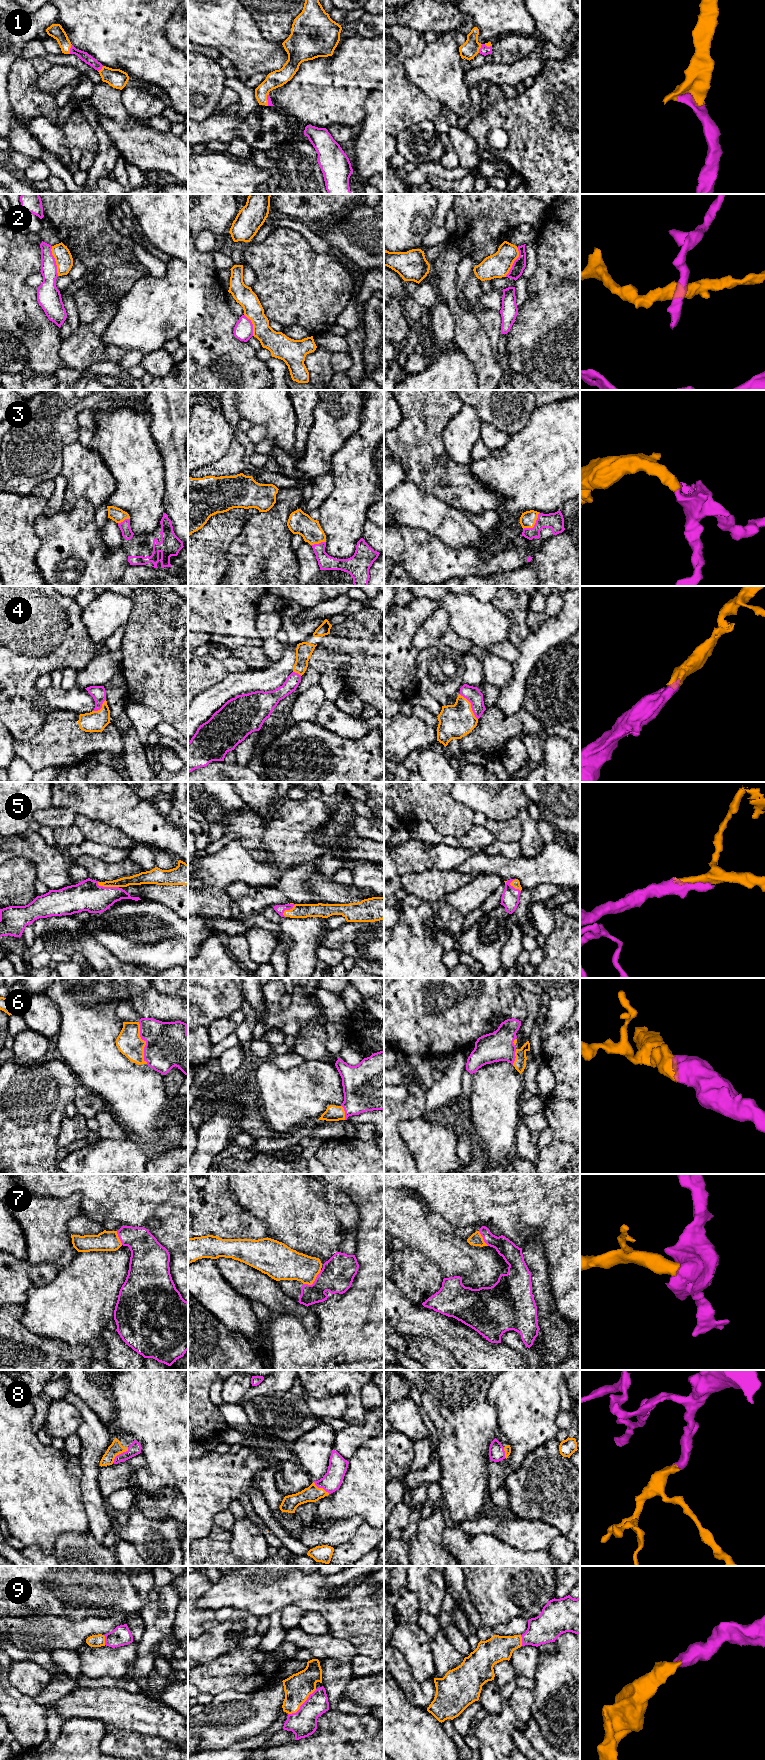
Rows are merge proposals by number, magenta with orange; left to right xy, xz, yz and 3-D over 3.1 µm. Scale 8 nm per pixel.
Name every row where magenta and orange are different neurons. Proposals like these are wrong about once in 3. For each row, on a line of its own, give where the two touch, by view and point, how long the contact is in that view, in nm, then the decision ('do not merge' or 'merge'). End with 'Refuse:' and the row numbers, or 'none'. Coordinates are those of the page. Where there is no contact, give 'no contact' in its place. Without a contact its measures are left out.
1: meets magenta in xy at (70, 49); contact 80 nm long; merge
2: meets magenta in xy at (55, 261); contact 240 nm long; do not merge
3: meets magenta in yz at (535, 524); contact 190 nm long; merge
4: meets magenta in yz at (471, 706); contact 260 nm long; merge
5: meets magenta in xy at (107, 887); contact 180 nm long; merge
6: meets magenta in xy at (146, 1043); contact 340 nm long; merge
7: meets magenta in xz at (314, 1281); contact 190 nm long; merge
8: meets magenta in xy at (119, 1454); contact 180 nm long; merge
9: meets magenta in xz at (302, 1704); contact 300 nm long; merge
Refuse: 2

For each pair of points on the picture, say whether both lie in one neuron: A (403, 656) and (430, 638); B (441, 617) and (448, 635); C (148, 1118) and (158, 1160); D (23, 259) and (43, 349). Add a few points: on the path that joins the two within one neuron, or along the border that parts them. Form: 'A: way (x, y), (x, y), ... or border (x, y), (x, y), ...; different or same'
A: border (421, 625), (413, 636), (413, 646), (417, 650); different
B: way (441, 621), (441, 628), (444, 631); same
C: border (177, 1148), (162, 1153), (153, 1153), (150, 1156); different
D: way (20, 282), (20, 303), (42, 326); same

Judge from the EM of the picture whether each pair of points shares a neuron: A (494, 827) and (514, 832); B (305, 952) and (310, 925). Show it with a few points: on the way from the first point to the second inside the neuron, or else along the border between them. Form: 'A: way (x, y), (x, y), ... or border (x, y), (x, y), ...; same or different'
A: way (499, 829), (509, 831); same
B: way (305, 945), (305, 935), (308, 932); same

